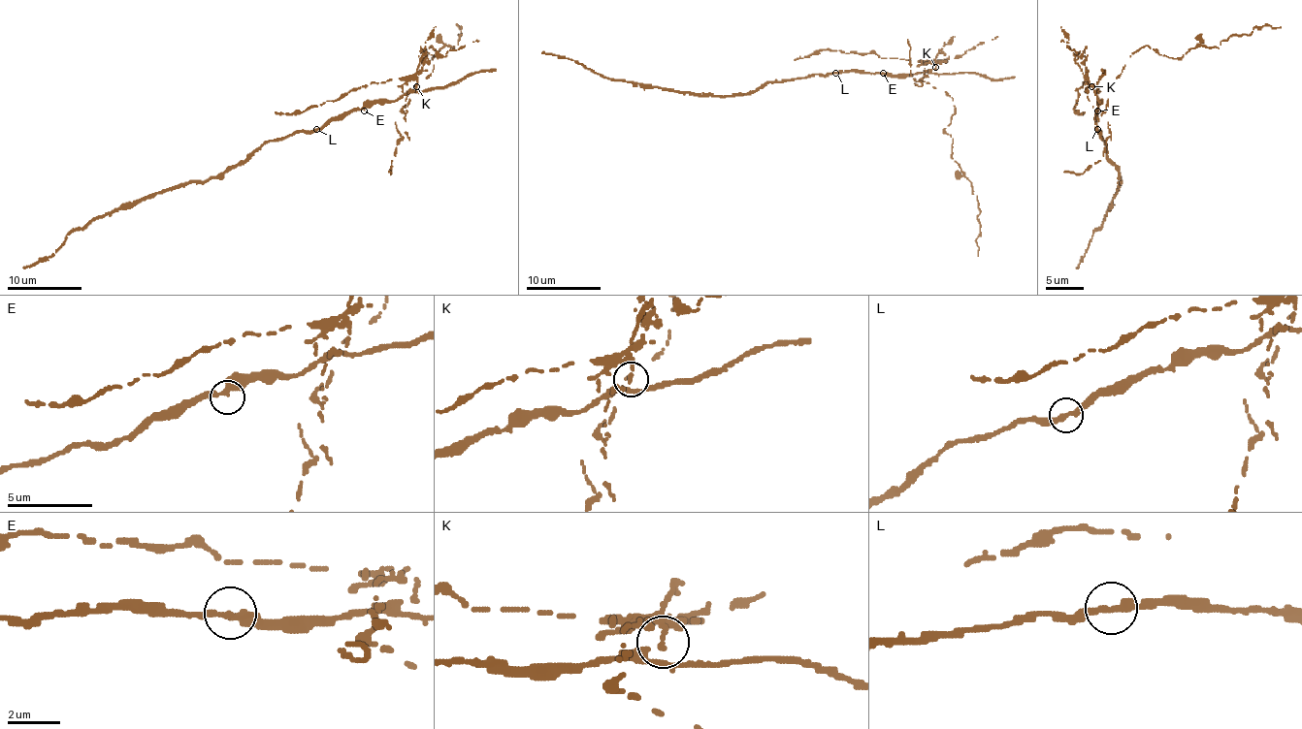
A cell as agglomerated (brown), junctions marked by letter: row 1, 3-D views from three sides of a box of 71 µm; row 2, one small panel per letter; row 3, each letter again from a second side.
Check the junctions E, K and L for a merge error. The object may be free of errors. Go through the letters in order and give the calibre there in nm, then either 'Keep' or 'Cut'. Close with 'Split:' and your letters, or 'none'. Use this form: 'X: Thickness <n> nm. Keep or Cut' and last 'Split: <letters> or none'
E: Thickness 280 nm. Keep
K: Thickness 200 nm. Cut
L: Thickness 320 nm. Keep
Split: K

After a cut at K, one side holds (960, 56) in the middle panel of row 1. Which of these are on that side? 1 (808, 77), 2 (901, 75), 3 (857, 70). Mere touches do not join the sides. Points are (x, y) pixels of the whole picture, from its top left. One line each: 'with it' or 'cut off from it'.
1: cut off from it
2: cut off from it
3: cut off from it

